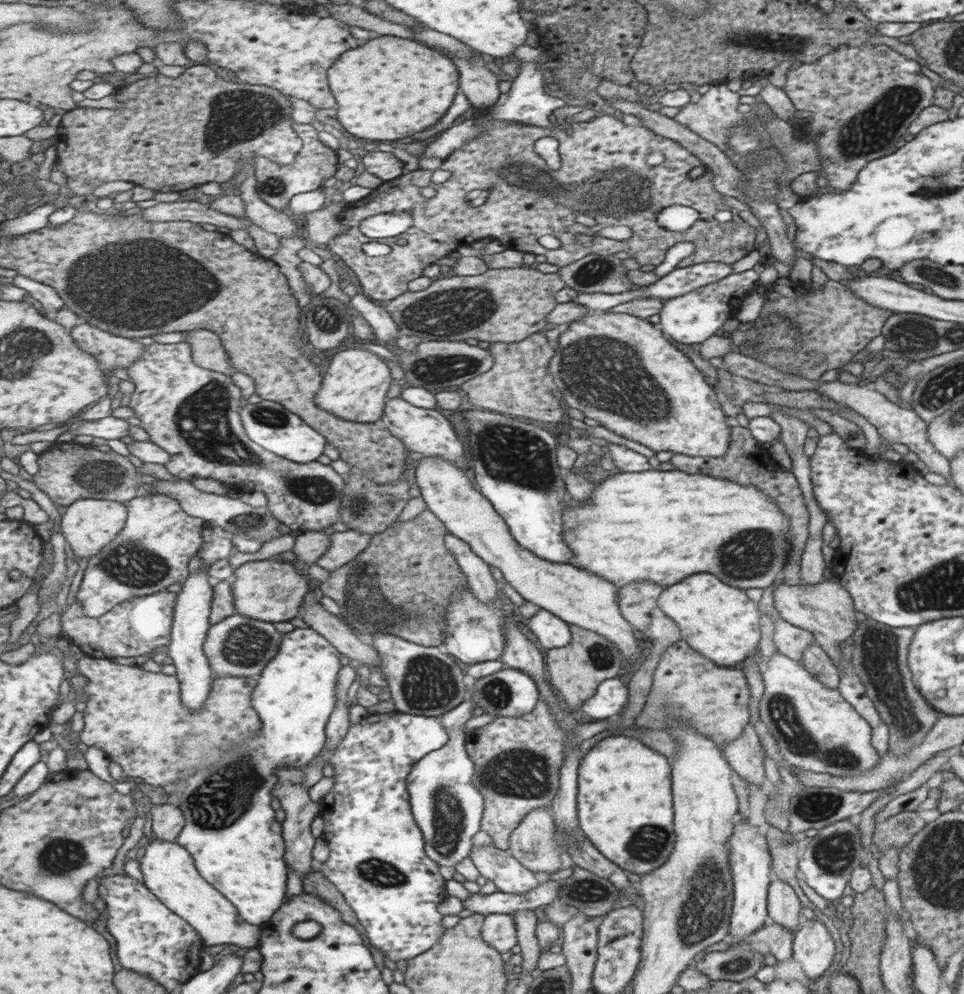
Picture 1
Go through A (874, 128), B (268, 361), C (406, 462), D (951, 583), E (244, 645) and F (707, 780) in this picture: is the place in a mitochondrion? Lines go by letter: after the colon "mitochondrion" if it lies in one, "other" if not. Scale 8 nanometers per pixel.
A: mitochondrion
B: other
C: other
D: mitochondrion
E: mitochondrion
F: other

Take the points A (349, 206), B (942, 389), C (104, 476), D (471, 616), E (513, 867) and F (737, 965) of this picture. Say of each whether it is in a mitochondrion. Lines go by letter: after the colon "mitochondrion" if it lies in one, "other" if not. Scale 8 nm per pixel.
A: other
B: mitochondrion
C: mitochondrion
D: mitochondrion
E: other
F: mitochondrion

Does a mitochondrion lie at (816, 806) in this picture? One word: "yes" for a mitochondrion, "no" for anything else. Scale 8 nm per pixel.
yes

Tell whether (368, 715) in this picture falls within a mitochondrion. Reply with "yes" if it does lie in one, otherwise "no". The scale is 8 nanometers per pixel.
no

